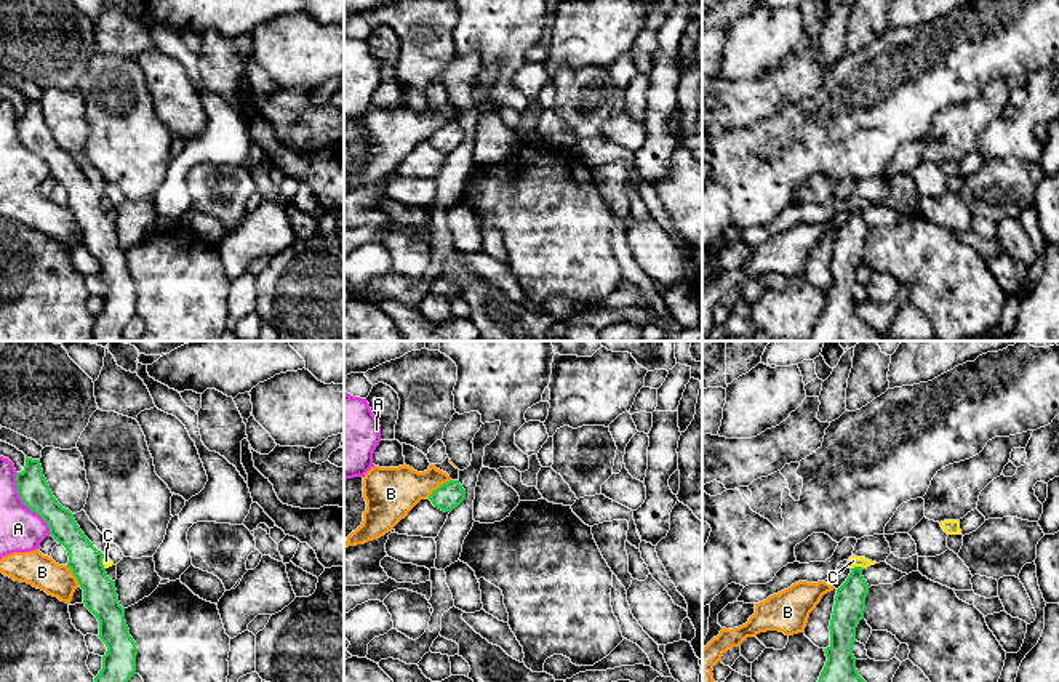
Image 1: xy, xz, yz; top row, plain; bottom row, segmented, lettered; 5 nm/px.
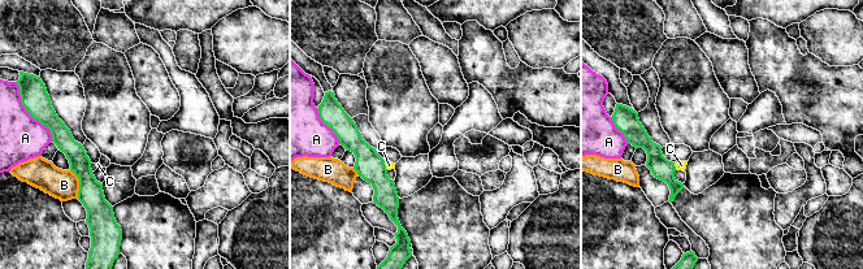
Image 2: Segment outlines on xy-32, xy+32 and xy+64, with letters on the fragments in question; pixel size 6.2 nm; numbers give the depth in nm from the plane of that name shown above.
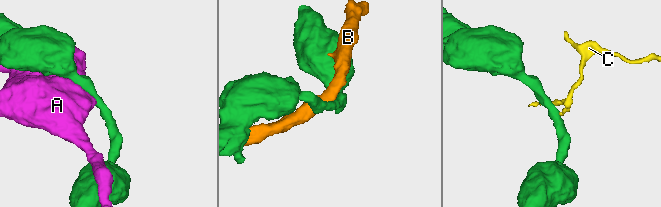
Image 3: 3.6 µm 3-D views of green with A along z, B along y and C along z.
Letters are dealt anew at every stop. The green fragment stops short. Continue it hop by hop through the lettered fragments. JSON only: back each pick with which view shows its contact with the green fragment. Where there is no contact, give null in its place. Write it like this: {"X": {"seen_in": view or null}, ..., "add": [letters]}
{"add": []}

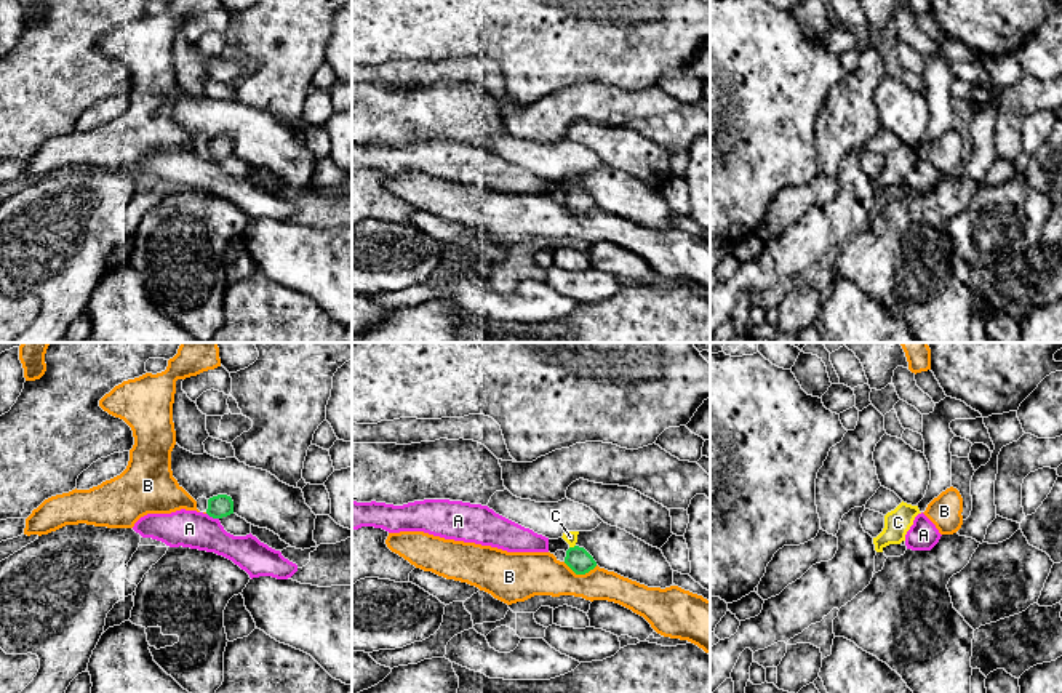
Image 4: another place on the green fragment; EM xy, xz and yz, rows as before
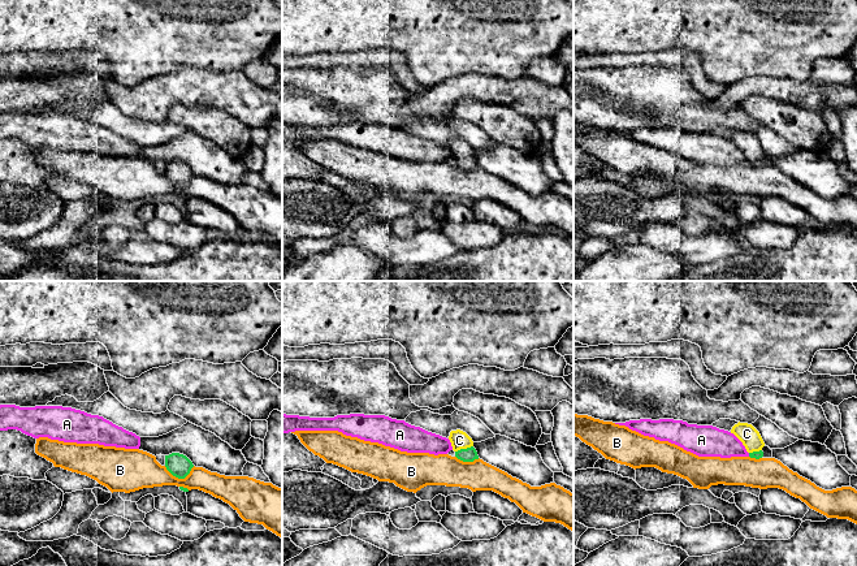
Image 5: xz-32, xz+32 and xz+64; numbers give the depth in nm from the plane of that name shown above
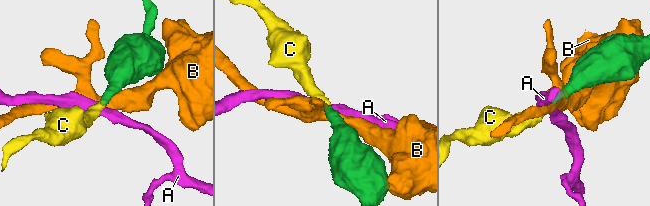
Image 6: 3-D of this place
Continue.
{"C": {"seen_in": "xz"}, "add": ["C"]}

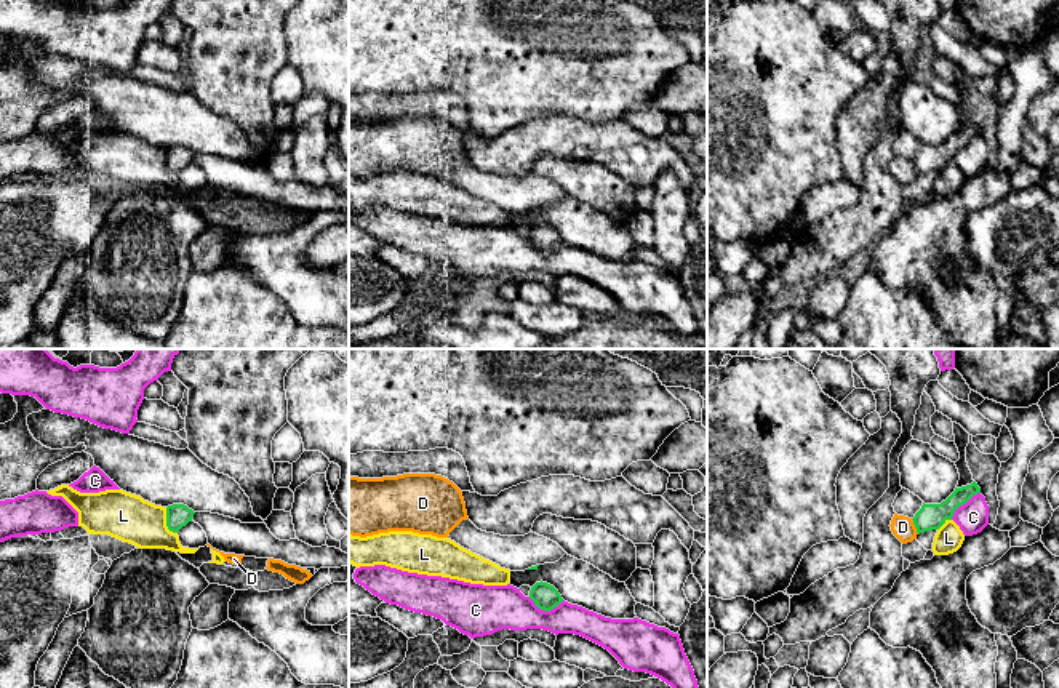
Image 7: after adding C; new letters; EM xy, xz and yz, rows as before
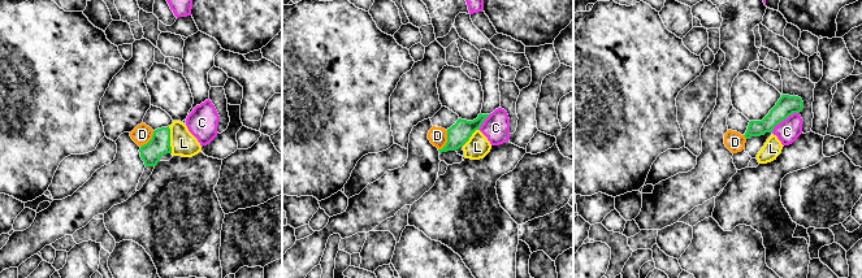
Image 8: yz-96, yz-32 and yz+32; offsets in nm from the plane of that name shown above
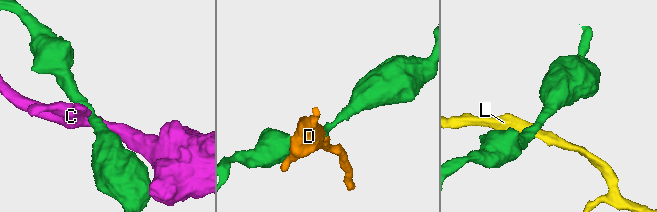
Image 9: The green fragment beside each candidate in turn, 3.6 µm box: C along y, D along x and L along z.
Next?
{"add": []}

